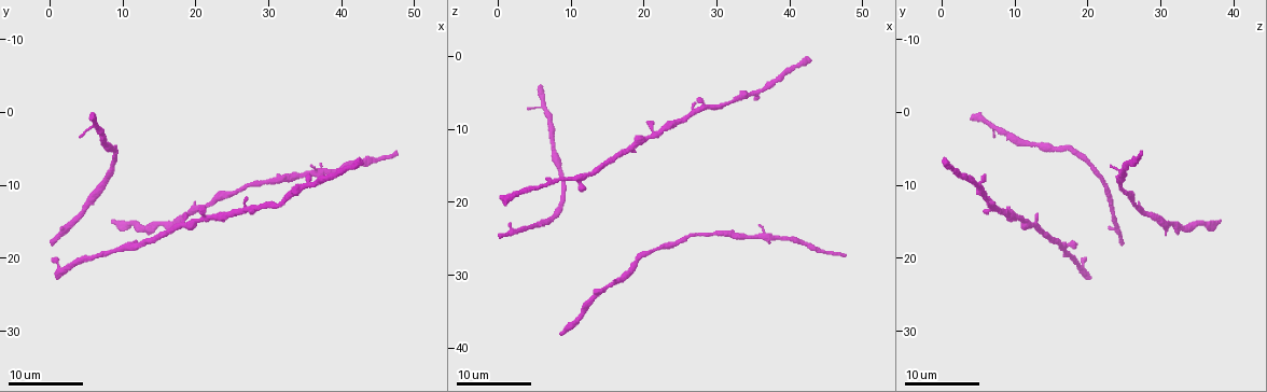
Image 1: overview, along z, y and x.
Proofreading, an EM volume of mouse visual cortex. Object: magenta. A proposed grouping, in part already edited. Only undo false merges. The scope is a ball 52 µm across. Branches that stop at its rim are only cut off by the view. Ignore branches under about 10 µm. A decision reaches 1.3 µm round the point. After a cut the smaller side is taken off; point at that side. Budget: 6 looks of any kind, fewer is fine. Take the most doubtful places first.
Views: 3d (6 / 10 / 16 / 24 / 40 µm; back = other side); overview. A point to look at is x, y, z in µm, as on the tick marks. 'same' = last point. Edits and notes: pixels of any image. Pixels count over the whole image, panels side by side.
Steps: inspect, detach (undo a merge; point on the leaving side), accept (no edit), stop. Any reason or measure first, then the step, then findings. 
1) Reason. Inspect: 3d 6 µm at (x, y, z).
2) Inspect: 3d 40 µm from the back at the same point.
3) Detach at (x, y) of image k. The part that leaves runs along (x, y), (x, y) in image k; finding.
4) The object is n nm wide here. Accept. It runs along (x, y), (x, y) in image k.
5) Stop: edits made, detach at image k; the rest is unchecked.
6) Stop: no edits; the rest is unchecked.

Inspect: 3d 10 µm at (6.0, 12.5, 23.0).

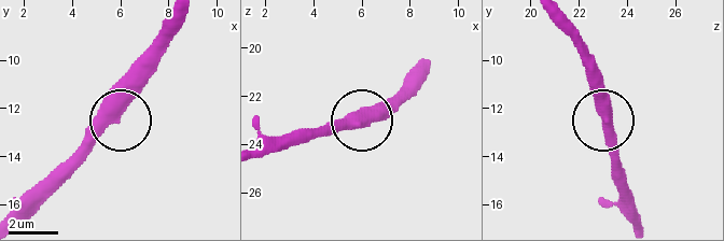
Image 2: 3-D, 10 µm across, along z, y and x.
Accept. It runs along (22, 197), (46, 189), (119, 119), (133, 61) in image 2; one neuron here.

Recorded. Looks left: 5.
Inspect: 3d 16 µm at (9.5, 18.5, 17.0).

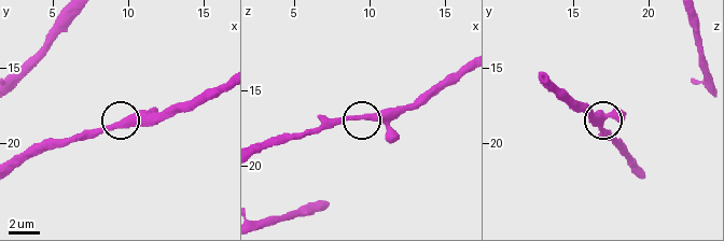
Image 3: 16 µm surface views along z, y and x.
Accept. One neuron here.

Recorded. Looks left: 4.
Calibre changes. Inspect: 3d 6 µm at (32.5, 12.0, 6.0).

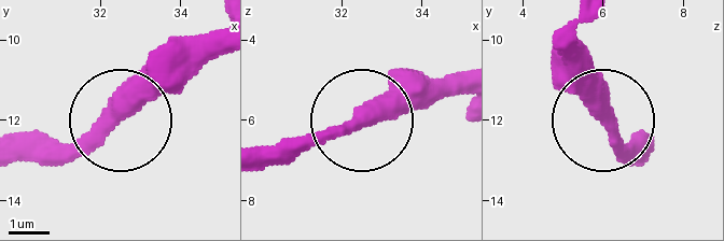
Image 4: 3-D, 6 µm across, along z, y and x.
Inspect: 3d 6 µm from the back at (32.50, 11.85, 5.95).

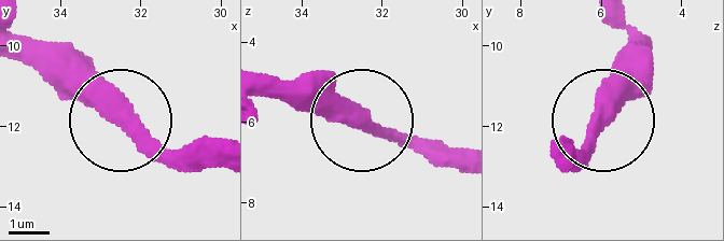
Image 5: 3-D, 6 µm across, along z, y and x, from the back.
The object is 420 nm wide here. Accept. It runs along (459, 164), (428, 160), (366, 126), (308, 74) in image 5; continuous, no second neuron.

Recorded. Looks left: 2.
Stop: no edits; the rest is unchecked.

